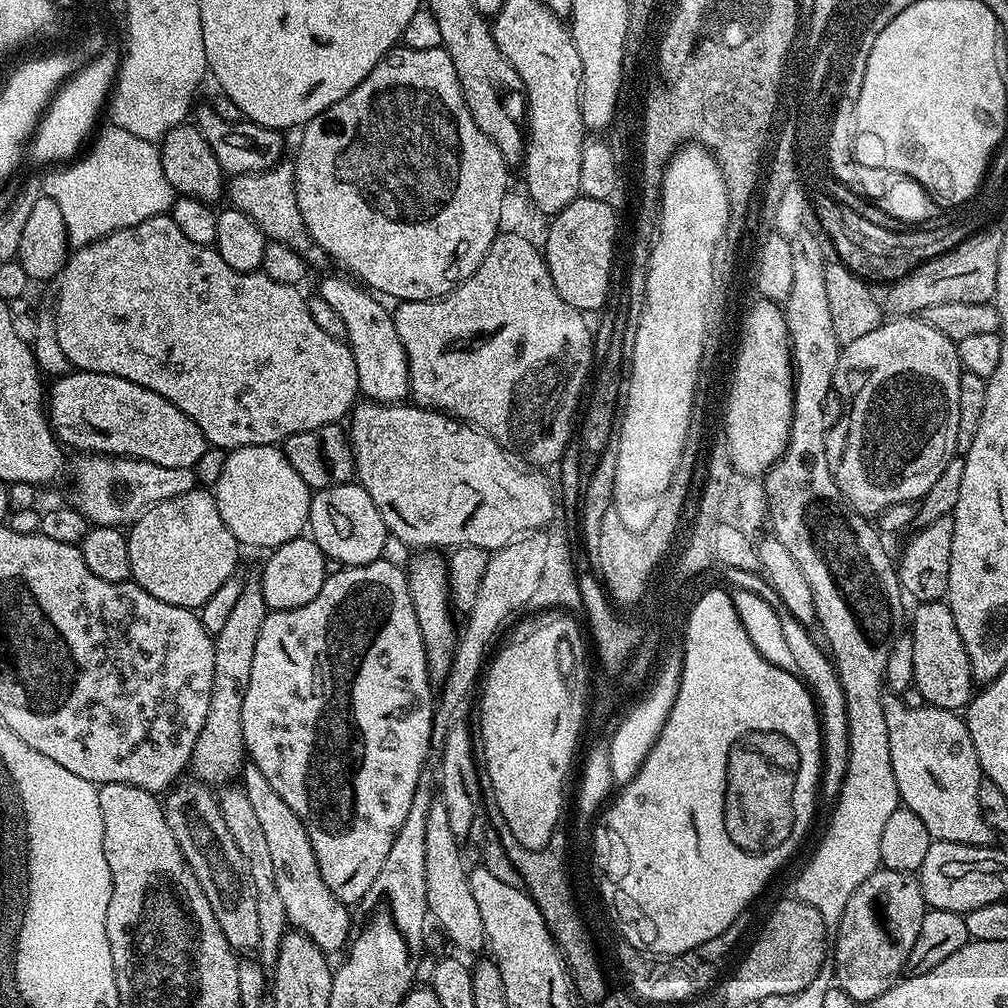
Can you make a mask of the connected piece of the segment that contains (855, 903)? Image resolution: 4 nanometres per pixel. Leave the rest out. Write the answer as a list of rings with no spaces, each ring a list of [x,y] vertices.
[[[877,868],[846,902],[834,934],[834,980],[857,1005],[886,994],[905,975],[926,905],[919,879],[911,872]]]

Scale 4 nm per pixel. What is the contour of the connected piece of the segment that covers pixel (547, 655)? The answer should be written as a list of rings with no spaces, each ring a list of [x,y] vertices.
[[[540,610],[535,613],[537,616],[528,616],[525,615],[520,625],[517,626],[516,629],[513,630],[512,633],[508,636],[508,641],[505,642],[504,645],[501,646],[500,649],[497,647],[495,649],[494,655],[491,657],[490,663],[487,665],[486,671],[482,676],[482,687],[478,692],[478,708],[480,704],[480,732],[478,728],[478,744],[482,749],[482,768],[486,773],[486,780],[492,783],[492,792],[496,795],[496,805],[494,805],[495,811],[498,811],[504,815],[504,821],[506,822],[506,826],[510,826],[510,834],[514,834],[514,838],[518,838],[518,842],[522,842],[522,846],[526,846],[527,848],[547,848],[548,841],[552,839],[554,835],[554,829],[552,829],[552,824],[556,824],[560,820],[560,811],[564,808],[564,784],[563,780],[568,774],[568,765],[572,762],[572,755],[576,752],[576,743],[579,745],[582,740],[582,729],[584,727],[584,719],[586,715],[586,705],[584,706],[584,695],[588,692],[588,676],[590,677],[590,664],[589,661],[584,661],[584,640],[586,644],[586,636],[580,633],[580,628],[575,624],[574,621],[571,620],[569,613],[564,610]]]

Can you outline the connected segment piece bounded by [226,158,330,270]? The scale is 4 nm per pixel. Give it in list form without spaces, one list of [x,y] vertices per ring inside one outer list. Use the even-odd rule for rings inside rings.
[[[281,159],[273,168],[261,172],[232,176],[226,184],[226,200],[231,207],[245,212],[264,231],[269,241],[295,248],[308,263],[309,269],[316,270],[330,264],[328,253],[312,243],[308,231],[304,228],[296,197],[296,166],[291,159]]]

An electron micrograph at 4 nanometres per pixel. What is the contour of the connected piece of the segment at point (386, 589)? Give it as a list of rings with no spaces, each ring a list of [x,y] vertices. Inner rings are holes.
[[[381,558],[369,564],[344,566],[336,571],[325,576],[322,590],[318,590],[318,598],[314,598],[314,602],[306,602],[306,606],[298,606],[294,610],[269,611],[266,622],[262,622],[262,634],[258,634],[258,646],[254,646],[254,662],[250,666],[250,686],[246,690],[246,698],[242,702],[242,738],[244,739],[244,751],[247,759],[256,764],[258,770],[262,770],[262,774],[266,774],[270,786],[274,786],[274,790],[278,790],[278,794],[282,794],[282,802],[286,802],[286,806],[290,806],[290,810],[294,810],[294,814],[298,814],[298,818],[306,826],[306,834],[310,834],[312,849],[318,858],[318,870],[322,870],[322,878],[326,882],[326,886],[330,886],[332,893],[343,904],[355,906],[360,903],[361,898],[366,894],[366,890],[370,890],[374,878],[378,878],[378,870],[382,870],[382,862],[386,862],[386,854],[390,854],[390,846],[394,846],[394,838],[398,834],[398,830],[402,830],[402,822],[406,822],[406,814],[410,814],[410,798],[414,798],[414,786],[418,786],[420,771],[429,763],[428,756],[430,757],[432,747],[434,681],[428,675],[426,646],[422,642],[422,630],[418,626],[418,614],[414,614],[414,602],[410,598],[410,586],[405,569],[403,567],[400,569],[398,565],[391,564],[388,558]]]

